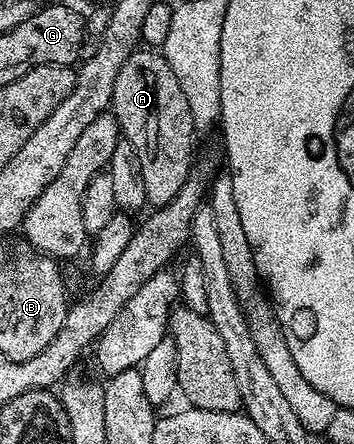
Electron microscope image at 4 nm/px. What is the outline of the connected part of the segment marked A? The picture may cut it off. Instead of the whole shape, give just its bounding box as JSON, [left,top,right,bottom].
[111,50,195,204]

